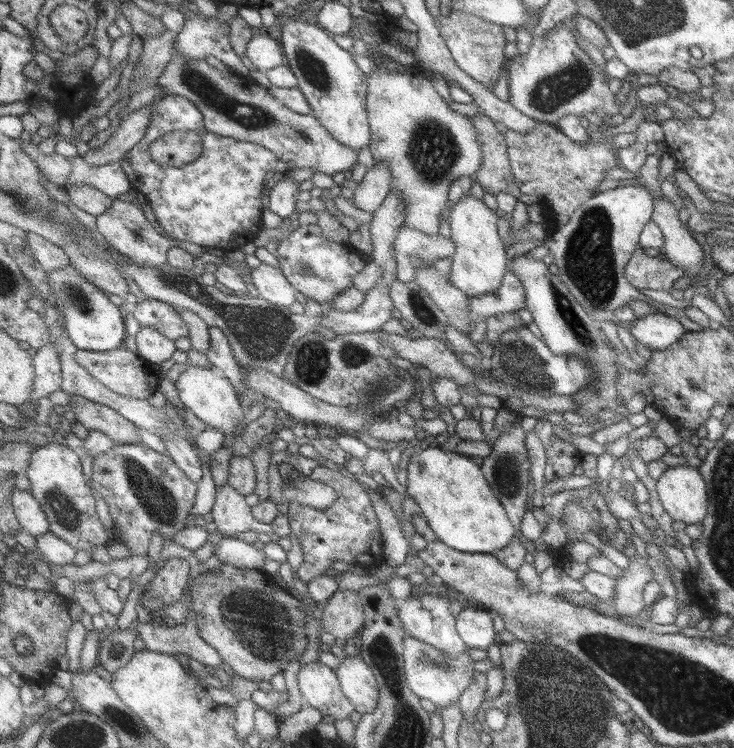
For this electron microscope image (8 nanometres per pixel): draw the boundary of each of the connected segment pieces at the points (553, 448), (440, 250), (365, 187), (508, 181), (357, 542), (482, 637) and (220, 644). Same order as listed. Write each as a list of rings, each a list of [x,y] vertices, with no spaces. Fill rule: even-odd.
[[[547,420],[531,422],[531,427],[545,445],[547,456],[544,478],[546,482],[568,478],[573,475],[577,464],[581,464],[582,452],[573,443],[562,441],[552,431],[552,423]]]
[[[402,225],[395,247],[398,253],[399,279],[402,283],[413,282],[417,268],[422,263],[431,263],[453,255],[456,246],[450,238],[427,236],[419,230]]]
[[[377,162],[354,190],[357,208],[375,213],[393,192],[393,174],[385,162]]]
[[[482,114],[467,116],[476,130],[476,142],[482,150],[482,164],[474,175],[485,192],[492,195],[509,194],[520,196],[521,190],[514,180],[507,154],[504,135],[496,128],[495,122]]]
[[[325,465],[315,466],[308,470],[313,480],[332,486],[338,492],[334,506],[326,510],[310,508],[300,502],[292,502],[289,510],[289,521],[293,533],[300,538],[305,552],[305,561],[295,575],[310,584],[326,572],[339,560],[374,570],[386,564],[384,534],[380,517],[372,497],[361,481],[346,478],[346,472],[330,470]]]
[[[466,605],[458,614],[457,633],[465,640],[467,648],[486,651],[498,640],[499,635],[494,631],[492,614],[482,611],[475,605]]]
[[[230,564],[200,574],[192,582],[193,609],[199,615],[199,632],[214,648],[220,651],[223,659],[231,666],[233,673],[251,681],[269,681],[276,674],[283,673],[294,658],[306,652],[306,616],[311,607],[294,598],[266,571],[248,570]]]

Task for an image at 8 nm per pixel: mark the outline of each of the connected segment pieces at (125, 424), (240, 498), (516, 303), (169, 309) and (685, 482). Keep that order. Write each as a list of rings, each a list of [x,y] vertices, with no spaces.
[[[74,396],[70,406],[77,420],[90,431],[103,432],[117,444],[142,444],[137,424],[122,416],[121,412],[83,396]]]
[[[234,486],[220,488],[212,514],[220,532],[228,537],[256,530],[256,533],[264,532],[264,539],[275,538],[274,526],[256,520],[246,496],[238,492]]]
[[[508,271],[500,289],[492,294],[471,297],[469,302],[469,319],[473,324],[485,321],[488,317],[507,312],[514,312],[525,308],[525,292],[520,286],[520,280]]]
[[[149,298],[140,300],[132,309],[135,318],[143,328],[155,328],[172,340],[178,340],[190,334],[181,310],[174,308],[172,304]]]
[[[674,464],[662,473],[656,486],[666,513],[686,525],[703,522],[709,506],[706,484],[699,470],[687,464]]]

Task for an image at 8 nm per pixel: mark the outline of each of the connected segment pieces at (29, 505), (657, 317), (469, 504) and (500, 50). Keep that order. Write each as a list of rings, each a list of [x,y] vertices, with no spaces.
[[[16,487],[13,502],[24,531],[35,538],[51,532],[51,518],[31,491],[26,492]]]
[[[660,312],[637,318],[627,324],[627,327],[635,342],[653,351],[661,351],[672,346],[687,333],[678,319]]]
[[[433,444],[412,455],[408,466],[408,494],[420,509],[420,516],[442,544],[459,552],[494,555],[516,534],[498,496],[470,456],[446,452]]]
[[[450,9],[448,18],[440,15],[433,17],[434,24],[436,24],[440,36],[442,36],[446,47],[453,56],[456,66],[476,83],[480,83],[488,89],[493,89],[498,77],[500,77],[500,67],[508,61],[504,54],[507,40],[503,28],[490,24],[476,16],[452,11],[452,9]]]

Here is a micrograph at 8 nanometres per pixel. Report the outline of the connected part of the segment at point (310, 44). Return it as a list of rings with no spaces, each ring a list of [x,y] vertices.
[[[306,20],[298,22],[286,22],[283,24],[282,44],[285,48],[285,54],[288,64],[296,76],[298,76],[298,87],[302,89],[310,104],[312,105],[312,114],[320,117],[322,124],[330,130],[336,140],[342,144],[360,152],[362,148],[370,148],[372,145],[373,128],[370,126],[369,119],[369,76],[364,74],[354,60],[353,50],[344,50],[336,40],[334,35],[322,28],[318,23],[310,24]]]

